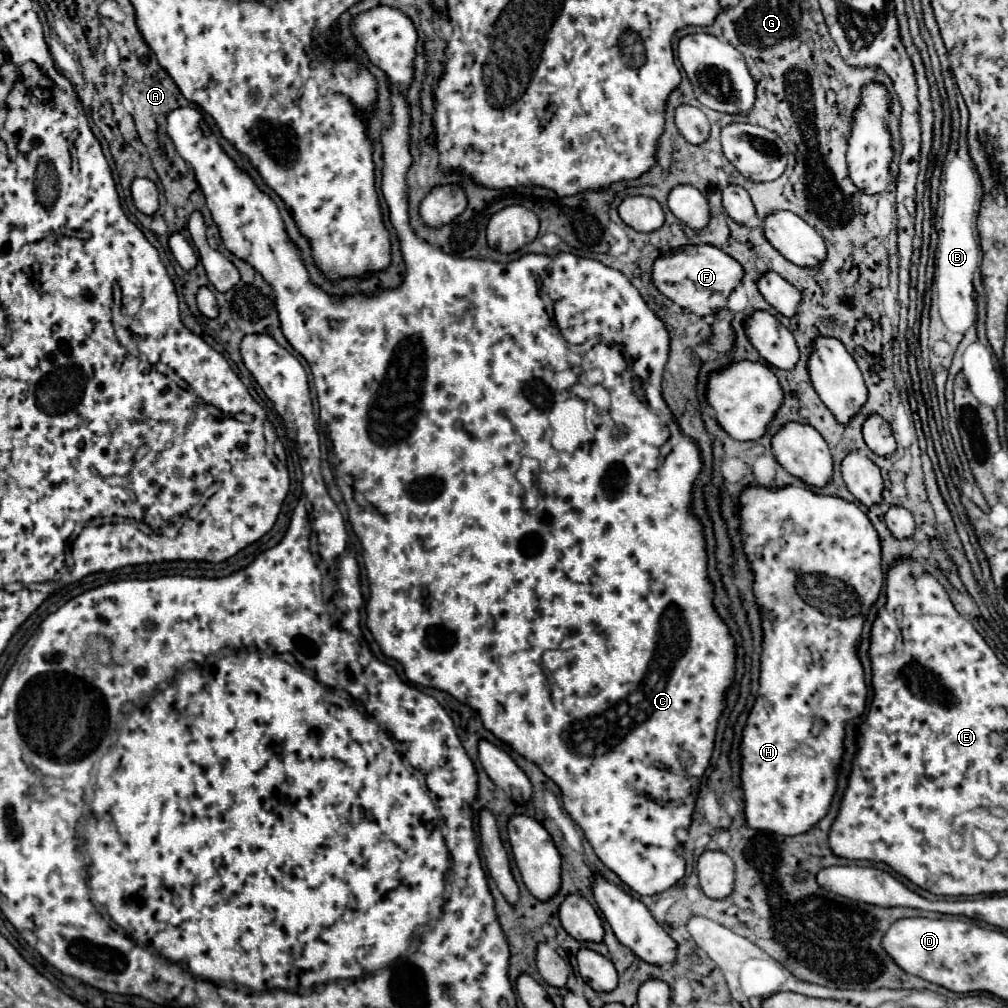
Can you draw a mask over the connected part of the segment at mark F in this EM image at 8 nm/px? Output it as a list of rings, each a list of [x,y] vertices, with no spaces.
[[[687,245],[660,254],[653,263],[653,285],[683,309],[697,315],[707,315],[725,309],[727,297],[741,281],[743,267],[725,251],[713,245]]]

